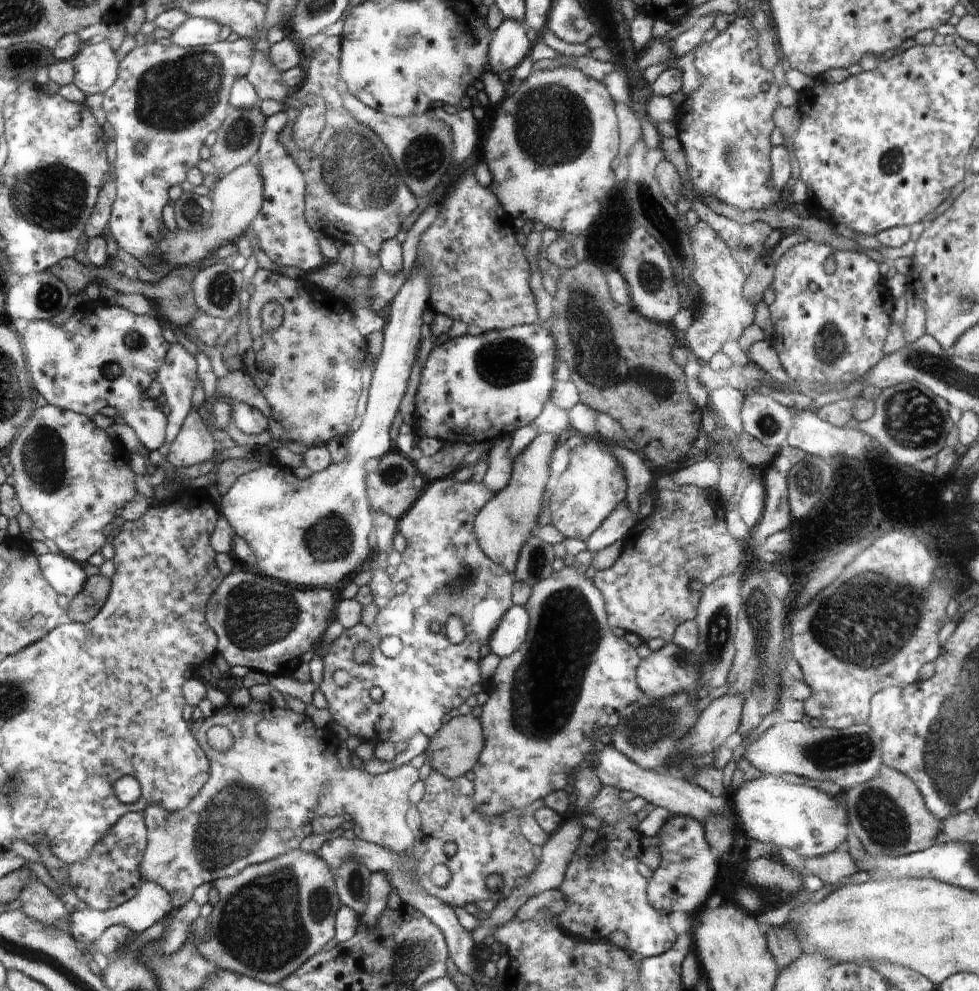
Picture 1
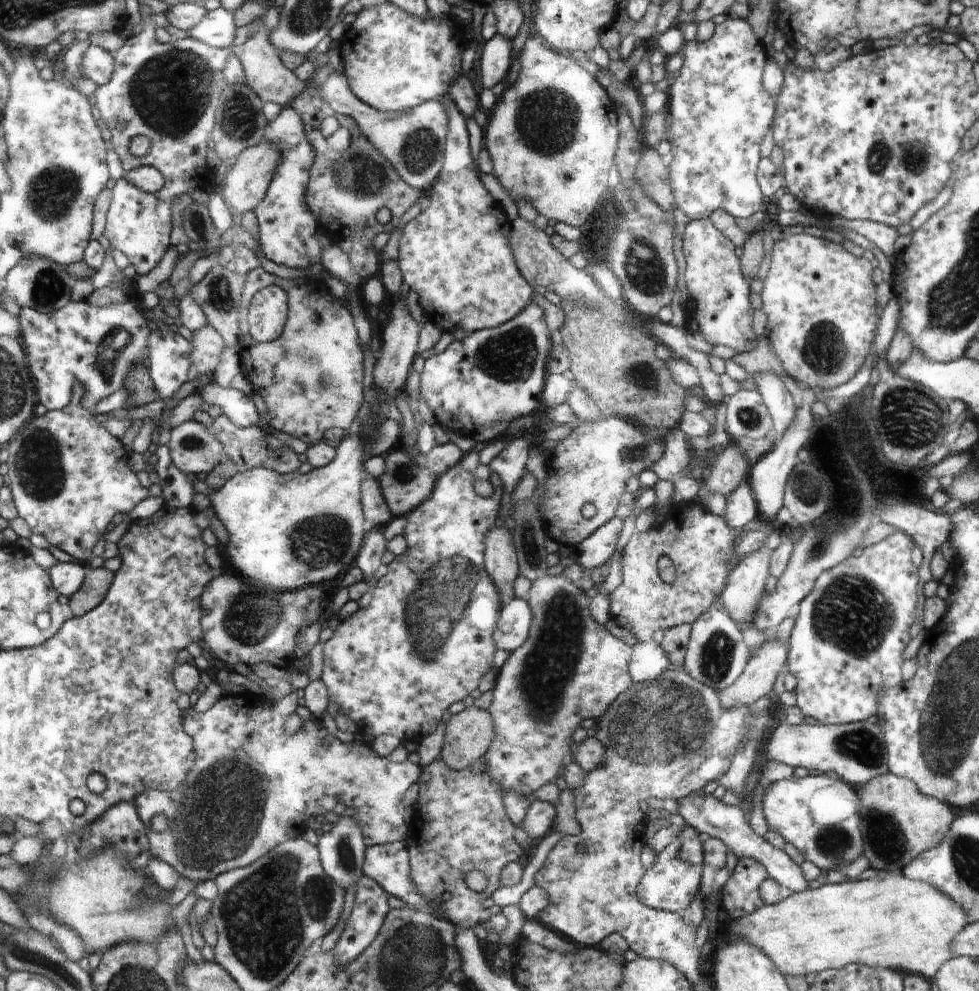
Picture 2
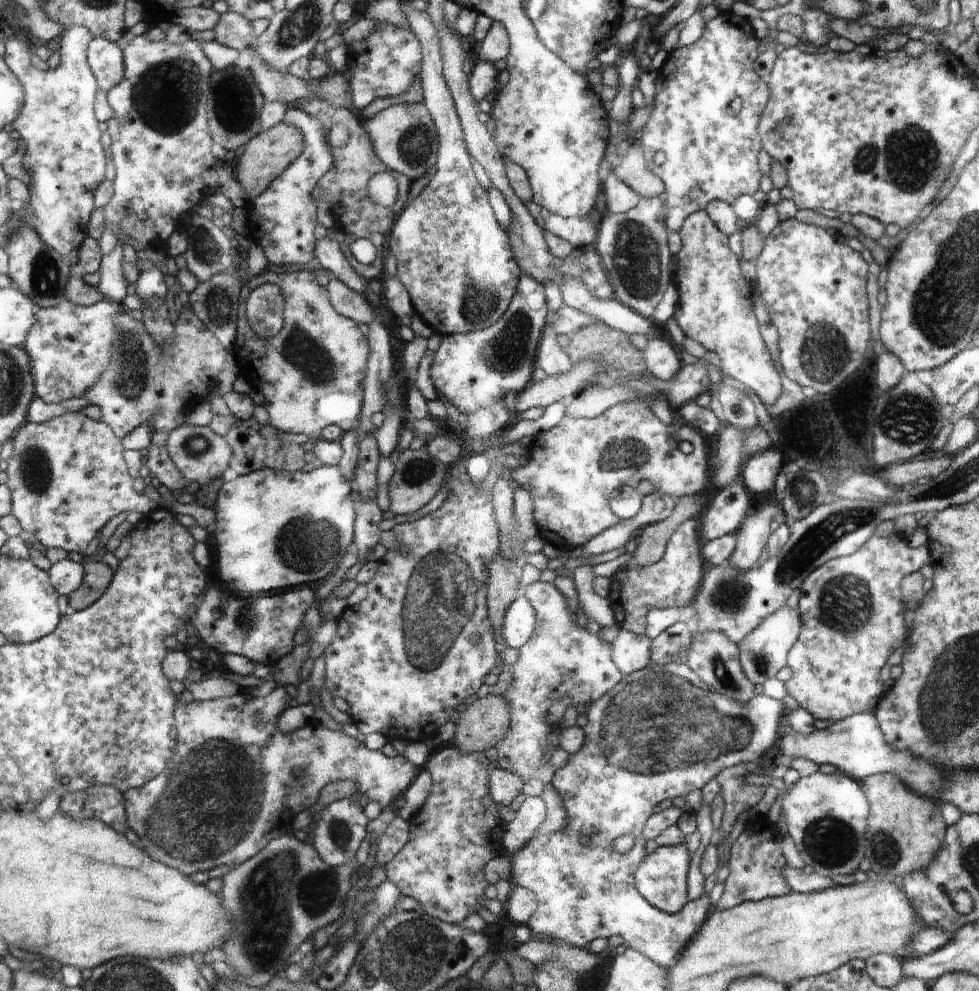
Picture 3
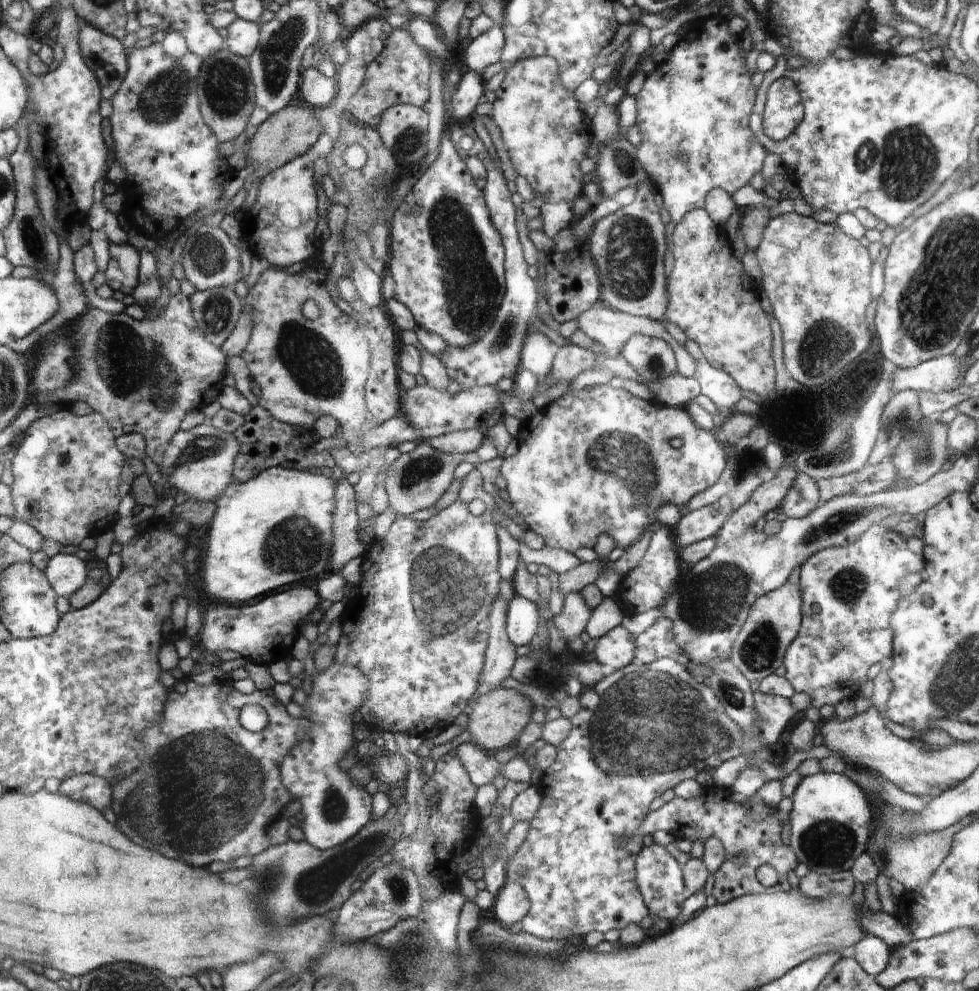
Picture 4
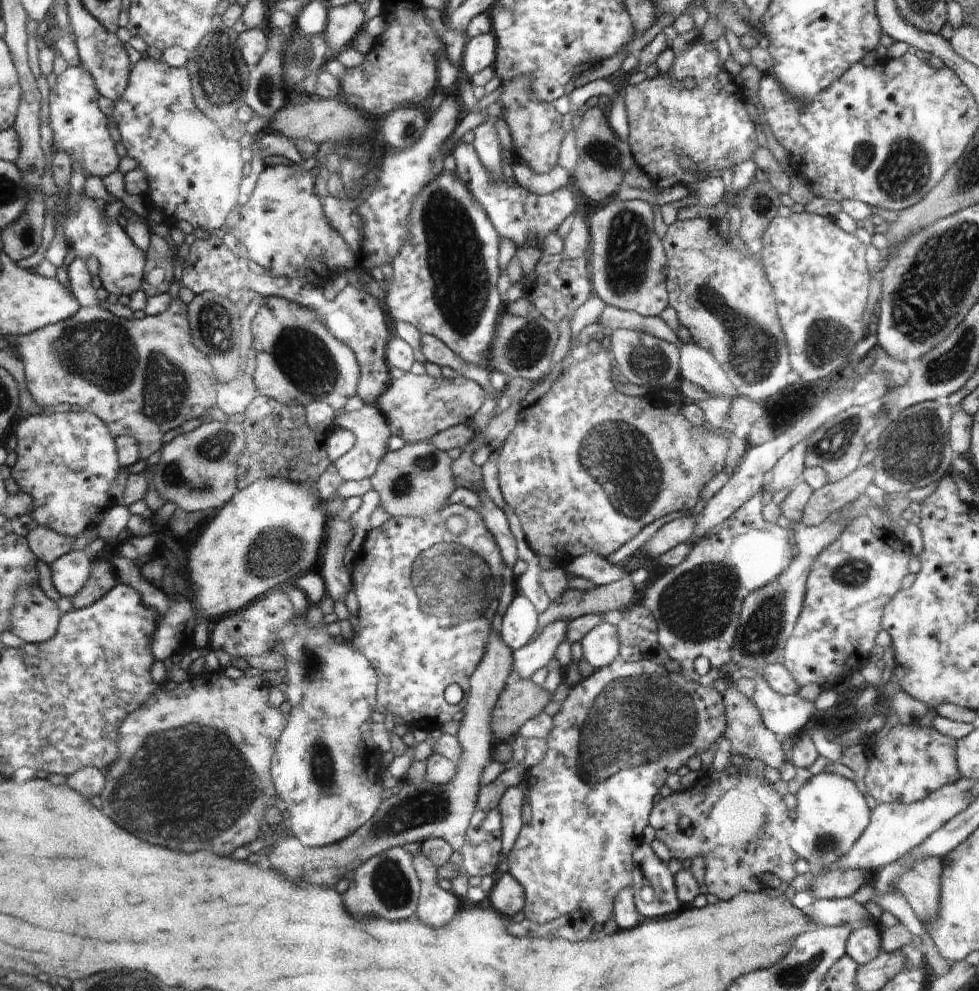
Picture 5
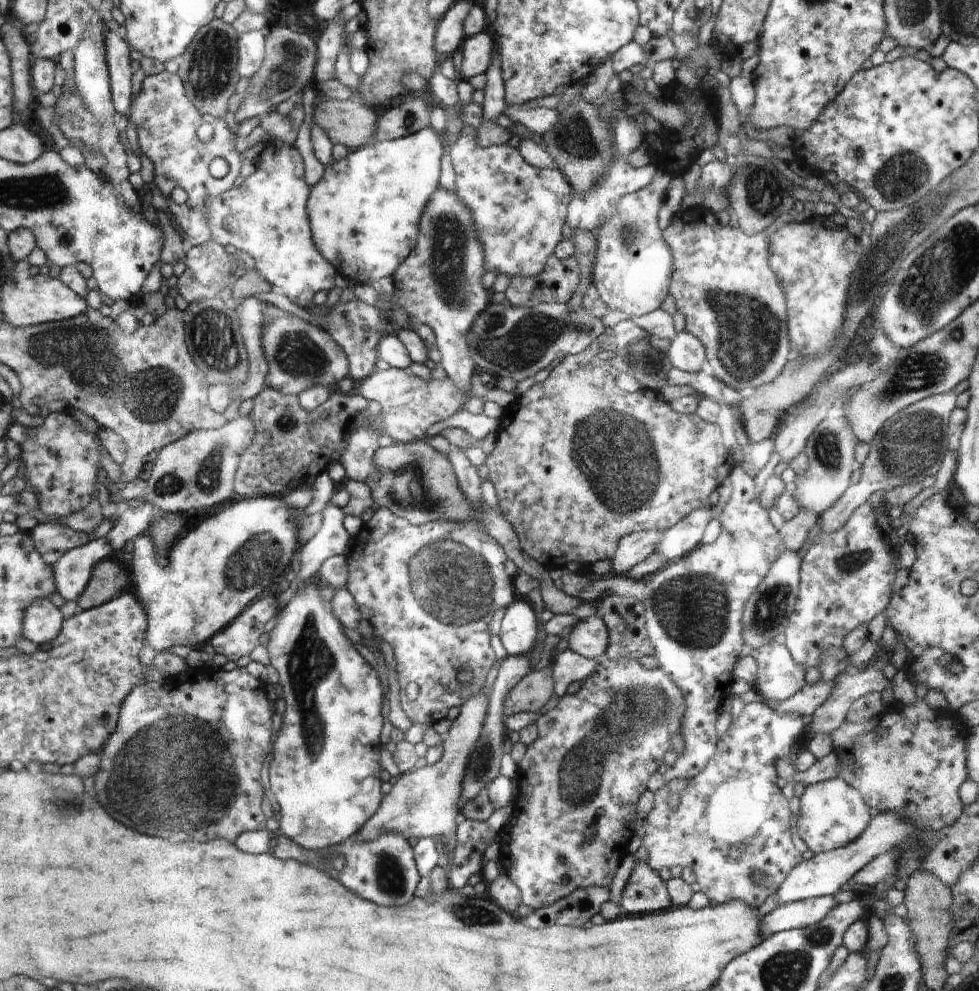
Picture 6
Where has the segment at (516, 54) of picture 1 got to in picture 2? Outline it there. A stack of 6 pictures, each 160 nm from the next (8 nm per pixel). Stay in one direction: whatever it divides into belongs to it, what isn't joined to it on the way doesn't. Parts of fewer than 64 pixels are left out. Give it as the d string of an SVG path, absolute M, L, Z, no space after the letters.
M498 33L485 42L482 54L477 82L479 91L492 88L500 81L505 82L508 70L515 62L512 56L512 40Z

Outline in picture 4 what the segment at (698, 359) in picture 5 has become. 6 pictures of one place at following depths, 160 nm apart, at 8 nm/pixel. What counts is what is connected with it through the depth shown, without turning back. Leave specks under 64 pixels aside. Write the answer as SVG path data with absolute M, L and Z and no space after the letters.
M698 360L694 378L701 386L701 393L714 402L724 414L734 414L743 392L737 382L723 370L714 368L706 360Z

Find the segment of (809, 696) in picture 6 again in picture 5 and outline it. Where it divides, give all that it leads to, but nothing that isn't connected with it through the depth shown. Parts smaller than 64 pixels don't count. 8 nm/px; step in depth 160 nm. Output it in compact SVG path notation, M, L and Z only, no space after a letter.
M758 674L755 678L756 689L752 701L762 712L764 724L773 733L784 734L786 738L796 737L815 712L814 702L796 695L783 695L771 689L771 686Z

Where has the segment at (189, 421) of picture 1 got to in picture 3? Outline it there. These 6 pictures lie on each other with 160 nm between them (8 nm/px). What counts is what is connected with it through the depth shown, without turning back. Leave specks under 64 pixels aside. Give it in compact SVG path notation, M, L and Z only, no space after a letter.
M190 423L178 426L169 434L167 451L171 461L181 470L187 481L190 483L194 480L200 484L206 484L208 480L222 476L232 456L230 446L222 436L216 436L209 426L194 426Z

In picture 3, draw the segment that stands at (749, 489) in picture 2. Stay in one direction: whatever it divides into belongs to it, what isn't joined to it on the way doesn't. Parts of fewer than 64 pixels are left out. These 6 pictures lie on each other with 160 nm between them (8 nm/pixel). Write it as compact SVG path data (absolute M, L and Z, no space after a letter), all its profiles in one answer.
M730 484L710 500L707 511L701 516L701 529L705 541L717 539L718 536L729 535L742 526L748 508L746 486Z

